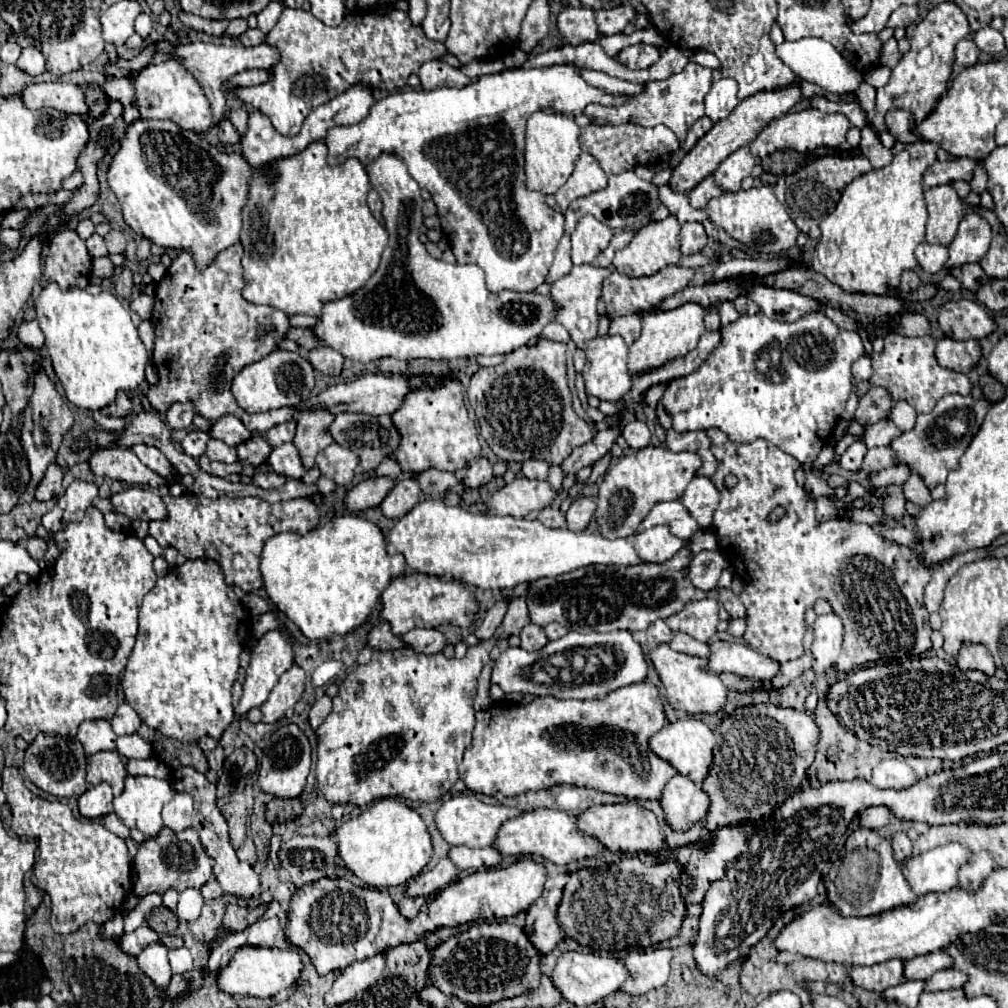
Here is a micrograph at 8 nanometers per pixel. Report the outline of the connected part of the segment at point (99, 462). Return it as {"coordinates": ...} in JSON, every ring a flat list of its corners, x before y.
{"coordinates":[[98,447,92,451,88,463,96,477,108,477,114,481,118,479,126,481,128,485,166,485,166,481,140,463,140,459,128,447]]}

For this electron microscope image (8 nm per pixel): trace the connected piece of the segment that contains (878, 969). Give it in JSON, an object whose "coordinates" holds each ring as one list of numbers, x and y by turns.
{"coordinates":[[890,959,884,963,876,963,870,967,850,967,848,977,856,987,868,989,868,991,884,991,892,985,904,983,904,961]]}

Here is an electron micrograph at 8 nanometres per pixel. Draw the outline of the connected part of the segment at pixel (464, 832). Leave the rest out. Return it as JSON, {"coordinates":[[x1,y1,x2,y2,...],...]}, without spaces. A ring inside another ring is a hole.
{"coordinates":[[452,795,444,799,442,807,436,813,436,825,442,833,442,837,450,845,466,845,466,847,490,847,496,841,498,829,502,827,504,821,520,817,522,811,516,807,506,807,506,805,488,805,478,801,476,797,468,795]]}

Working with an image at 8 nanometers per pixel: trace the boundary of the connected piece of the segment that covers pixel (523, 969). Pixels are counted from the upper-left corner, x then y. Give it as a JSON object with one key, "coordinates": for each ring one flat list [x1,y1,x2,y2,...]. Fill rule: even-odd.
{"coordinates":[[472,923,468,931,448,937,432,951,428,979,442,993,454,995,470,1007,488,1007,506,997,536,989,540,981,540,955,516,925]]}

